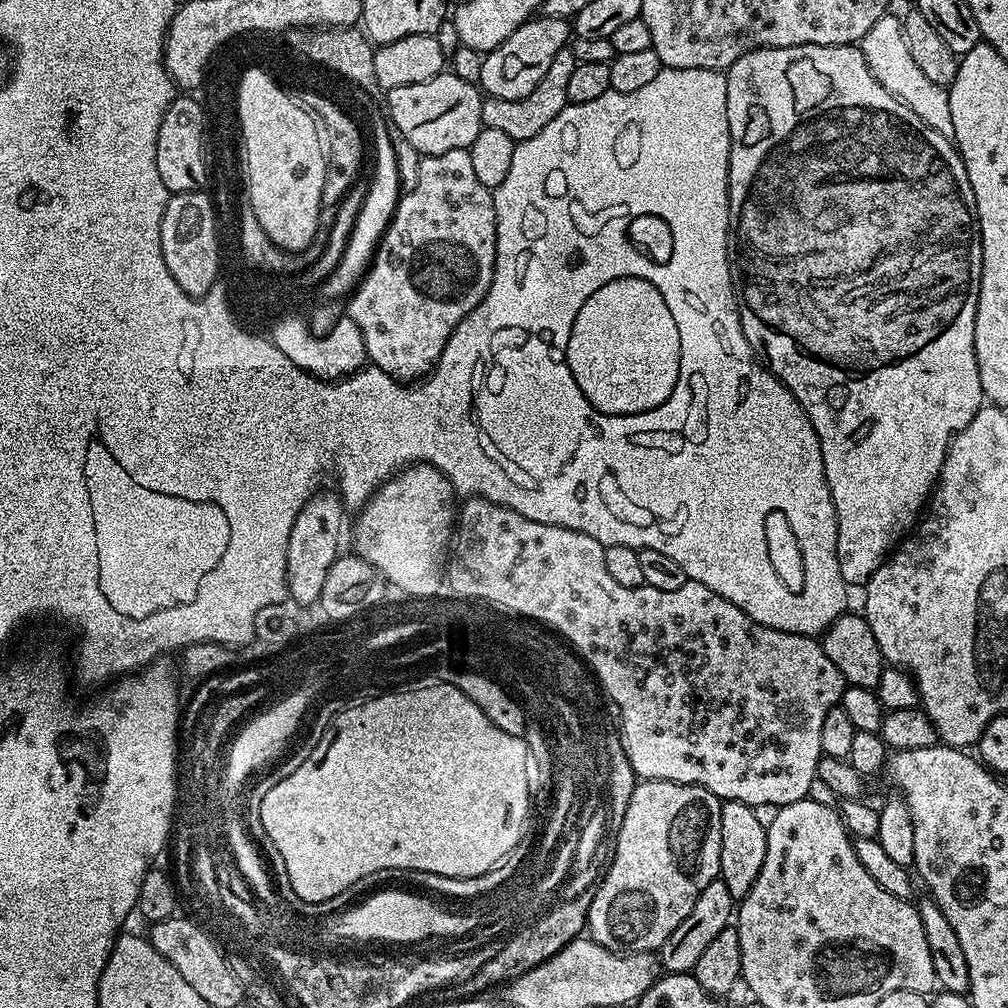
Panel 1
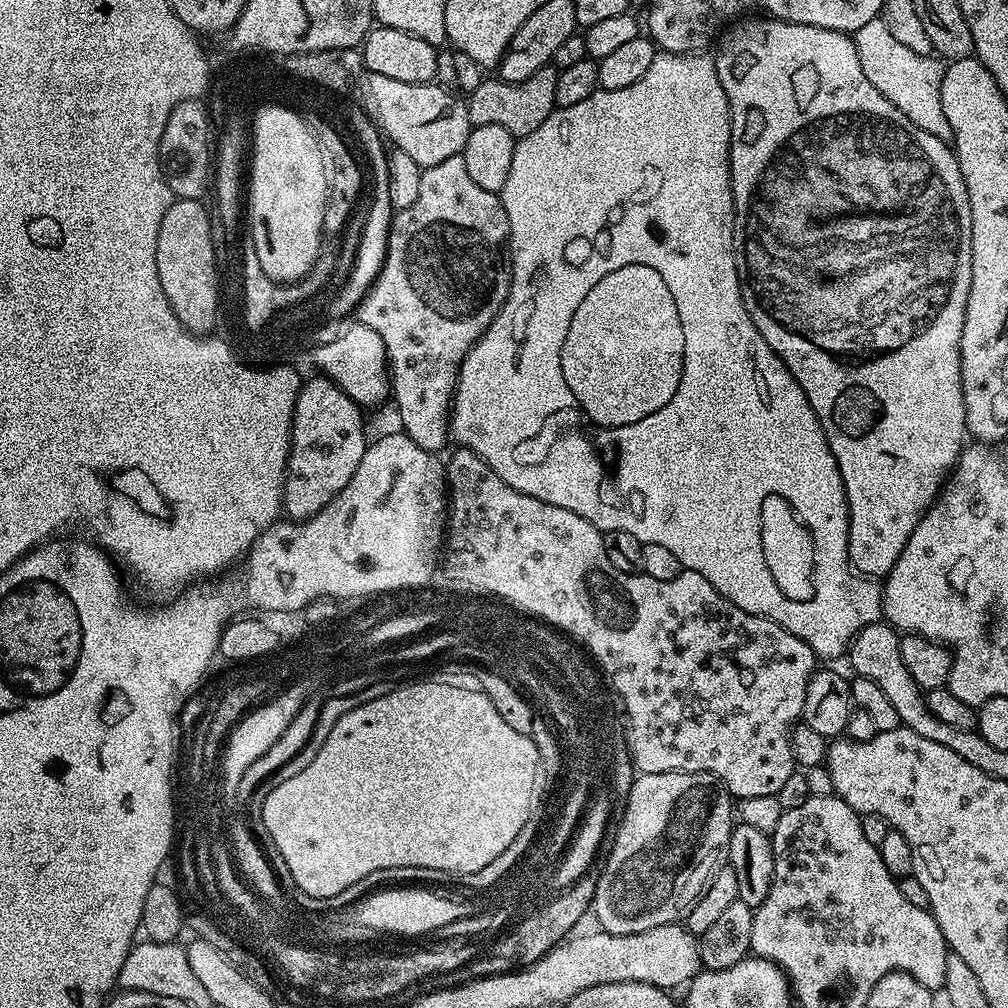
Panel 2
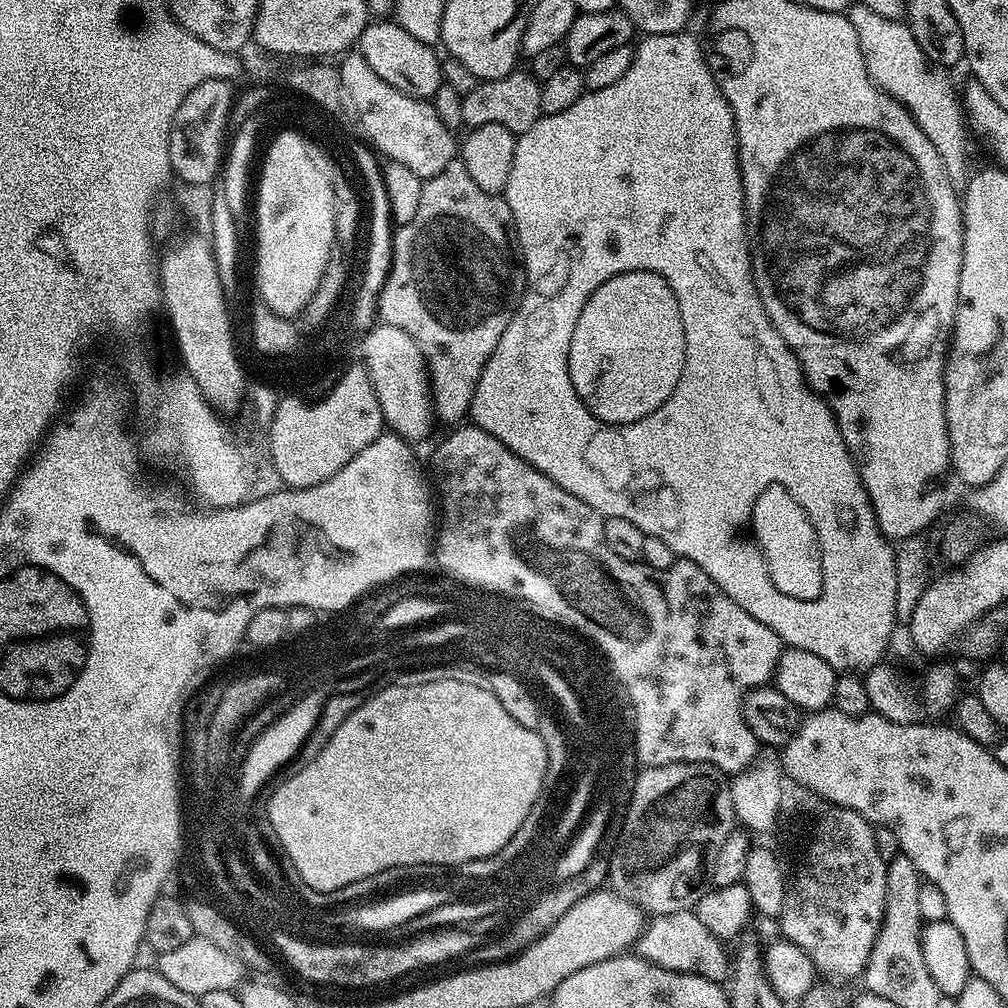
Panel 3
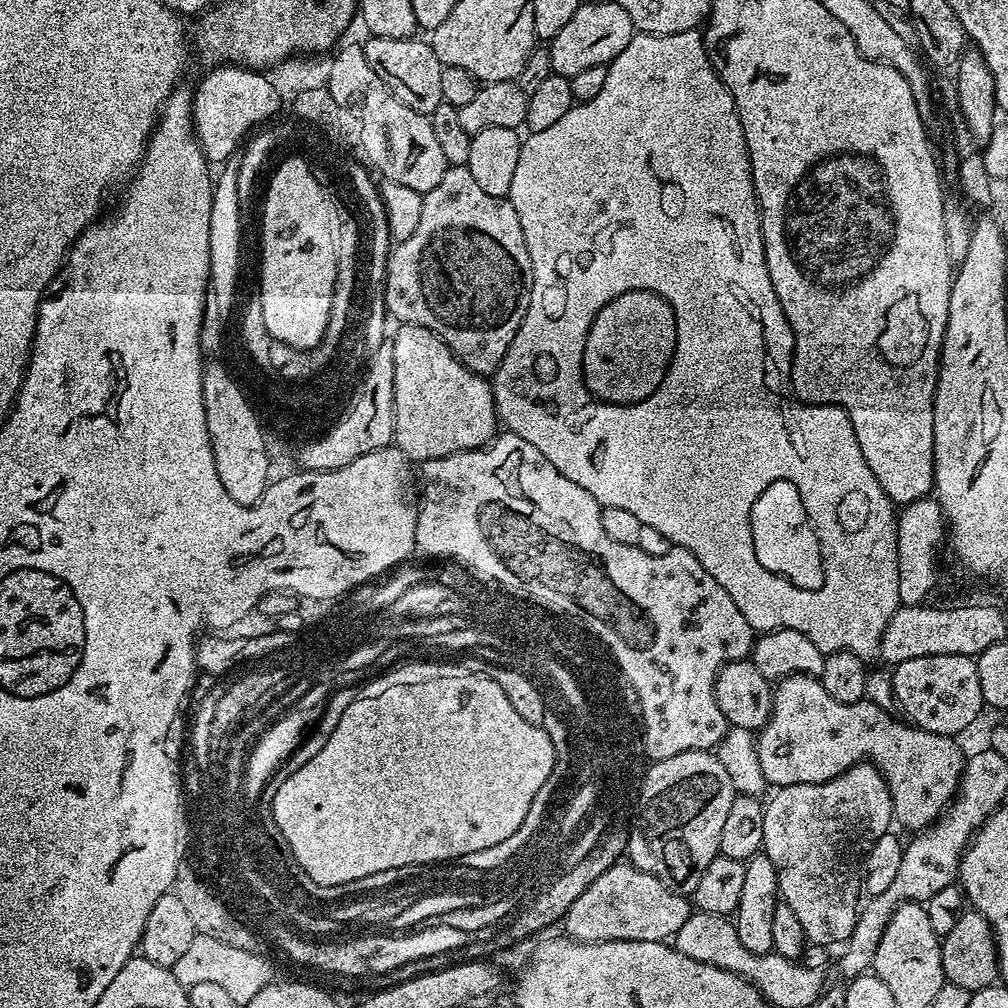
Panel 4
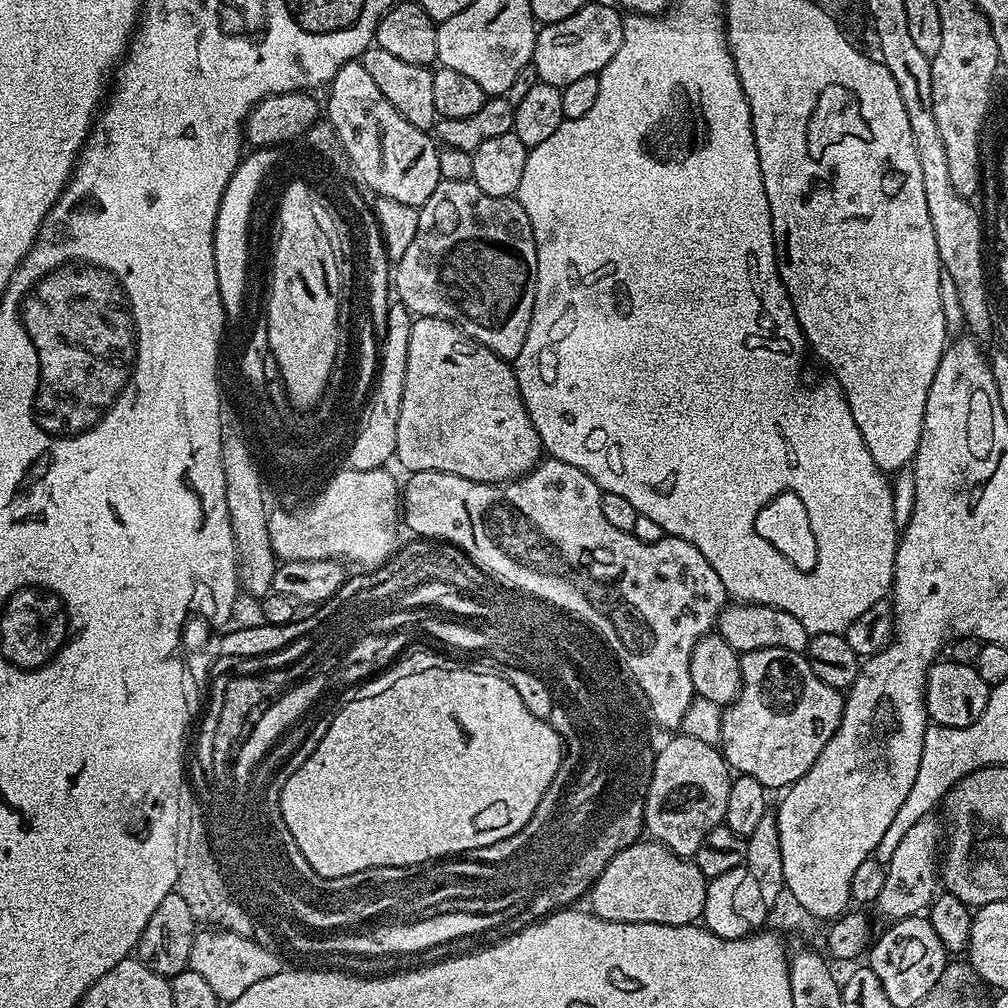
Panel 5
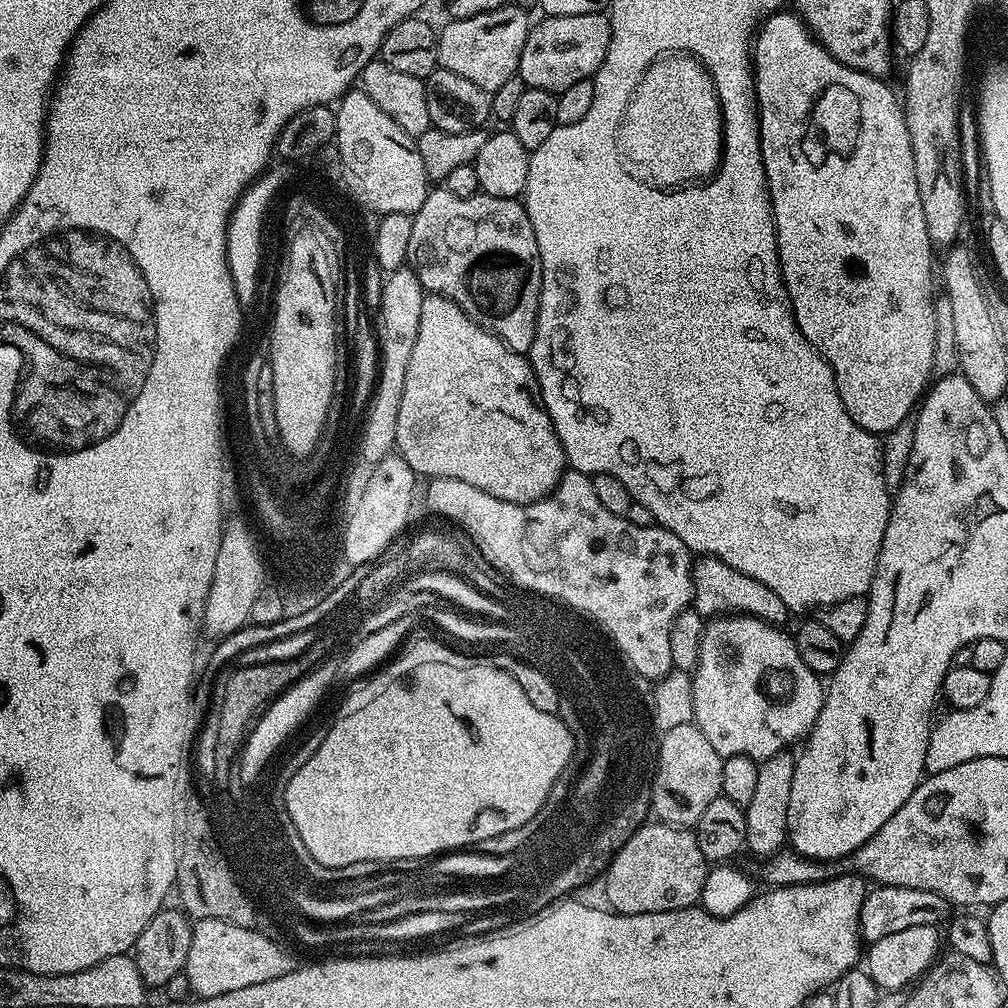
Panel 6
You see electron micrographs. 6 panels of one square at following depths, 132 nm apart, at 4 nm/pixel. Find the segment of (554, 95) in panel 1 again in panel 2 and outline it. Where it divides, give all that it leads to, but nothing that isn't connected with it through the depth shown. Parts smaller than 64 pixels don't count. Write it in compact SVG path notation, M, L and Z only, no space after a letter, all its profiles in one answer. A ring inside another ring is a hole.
M549 66L538 70L538 74L530 74L530 78L526 78L526 82L506 82L499 78L486 78L478 86L478 90L467 93L466 103L468 113L470 114L470 122L474 126L502 126L502 130L510 130L510 134L517 138L522 136L530 136L534 130L538 130L542 126L542 122L546 122L550 118L550 114L557 111L554 102L554 90L558 86L558 78L556 77L557 69Z

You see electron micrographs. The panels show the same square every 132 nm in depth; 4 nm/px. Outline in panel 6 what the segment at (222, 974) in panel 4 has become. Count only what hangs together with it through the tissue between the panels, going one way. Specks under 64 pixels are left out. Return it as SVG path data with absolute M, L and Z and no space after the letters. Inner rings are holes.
M196 920L192 925L190 954L184 963L182 975L190 982L193 993L203 998L230 994L230 990L242 990L246 986L258 986L258 982L282 978L289 965L289 960L279 949L230 922Z

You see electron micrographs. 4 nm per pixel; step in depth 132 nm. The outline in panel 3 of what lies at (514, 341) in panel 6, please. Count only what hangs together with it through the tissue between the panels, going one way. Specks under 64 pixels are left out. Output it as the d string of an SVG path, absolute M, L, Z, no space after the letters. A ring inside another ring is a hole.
M457 158L452 160L438 174L434 174L429 180L424 181L422 190L422 199L418 205L418 214L410 222L399 225L395 229L392 238L392 266L389 270L388 278L384 283L384 288L380 292L379 298L379 319L390 326L398 326L398 330L406 330L414 342L418 342L420 352L424 356L424 363L428 365L428 382L432 386L432 407L437 421L440 420L447 426L456 426L461 423L460 420L465 415L469 415L472 399L478 386L478 378L482 378L482 370L494 354L494 346L502 342L502 334L510 326L510 322L515 320L516 311L520 309L524 302L524 288L528 285L528 279L524 273L524 262L518 247L516 239L516 219L512 216L512 211L508 205L507 199L503 195L482 190L482 186L474 183L474 178L466 174L466 166L463 160Z

